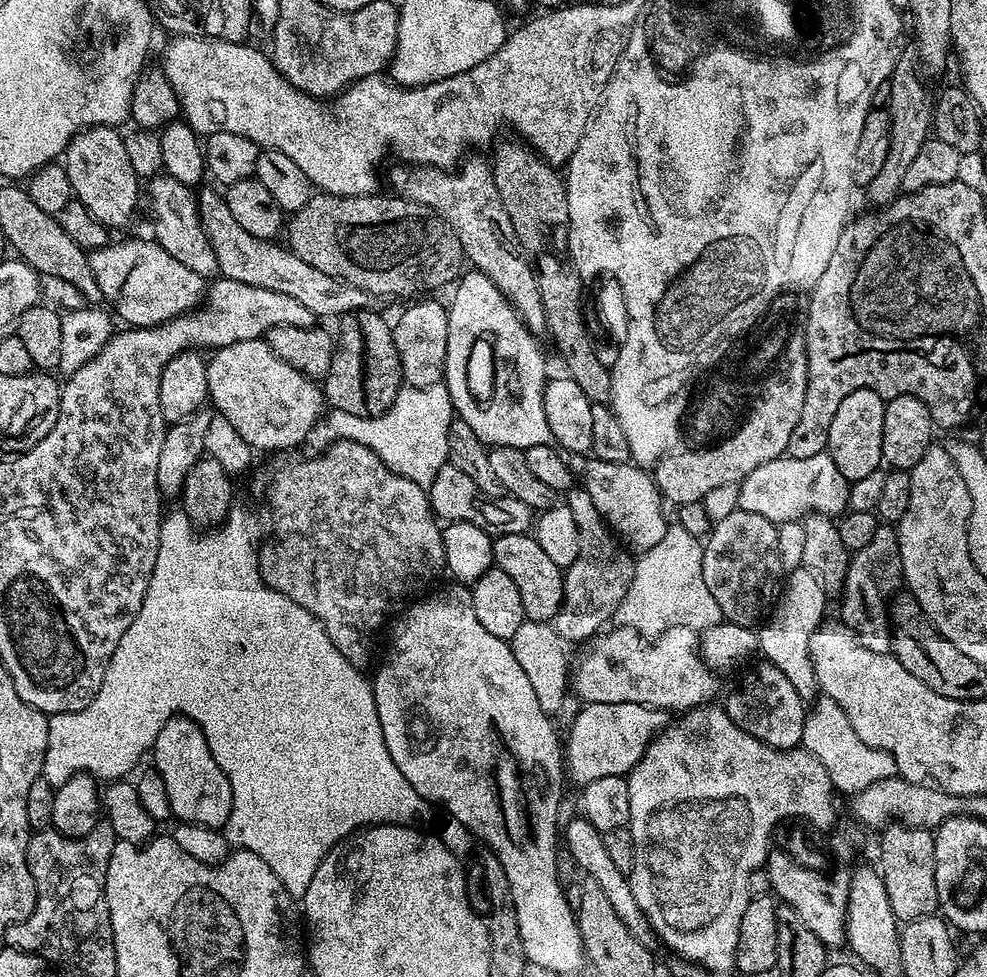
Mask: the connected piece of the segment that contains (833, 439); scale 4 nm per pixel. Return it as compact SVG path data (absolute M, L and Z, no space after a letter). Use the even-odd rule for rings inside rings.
M854 390L854 394L846 394L846 398L842 398L842 406L838 406L834 422L830 422L830 438L826 451L831 456L834 466L842 470L849 482L865 478L881 467L882 418L885 403L884 397L874 390Z

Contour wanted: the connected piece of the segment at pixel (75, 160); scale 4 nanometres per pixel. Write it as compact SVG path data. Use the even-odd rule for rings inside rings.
M115 127L86 128L72 137L62 157L66 174L70 178L72 195L98 218L109 230L124 228L136 212L136 199L142 196L141 177L134 174L126 154L124 136Z

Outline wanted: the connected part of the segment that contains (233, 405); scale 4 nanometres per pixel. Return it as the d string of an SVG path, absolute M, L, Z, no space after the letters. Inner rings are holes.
M261 338L258 340L243 340L242 342L234 342L225 348L215 349L211 353L210 359L207 361L208 366L208 400L211 407L215 409L219 415L226 418L226 422L234 425L234 430L238 430L238 434L242 434L242 438L246 438L246 442L253 450L260 448L264 452L280 452L283 448L296 448L305 439L306 441L311 437L312 429L320 423L322 417L326 412L326 401L321 385L317 383L313 377L302 374L298 370L294 370L294 366L290 366L286 362L282 362L282 358L278 358L278 354L274 354L274 350L270 350L267 339Z

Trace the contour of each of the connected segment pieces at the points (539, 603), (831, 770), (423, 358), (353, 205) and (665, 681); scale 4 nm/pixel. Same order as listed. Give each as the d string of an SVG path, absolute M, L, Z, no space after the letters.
M506 534L495 537L492 542L492 562L495 567L506 570L518 586L518 594L522 597L522 610L529 620L555 621L560 609L564 607L564 574L562 569L554 566L550 558L538 546L535 535Z
M821 695L807 709L804 718L802 746L807 752L814 754L814 758L818 758L818 762L822 762L822 766L828 771L833 789L839 793L842 791L848 792L847 794L855 794L866 790L874 782L885 779L884 763L886 764L886 757L883 752L870 746L866 748L840 748L840 711L842 711L842 706L838 706L838 702L834 702L826 695Z
M420 300L412 304L392 324L394 346L398 350L400 379L409 388L434 386L444 379L446 342L448 341L448 309L436 300Z
M317 191L310 202L302 206L302 210L291 213L286 224L287 247L298 254L302 262L310 262L314 270L322 270L322 274L330 274L330 278L338 278L367 292L372 298L408 296L412 291L420 292L423 288L440 288L448 283L451 285L461 275L466 264L458 234L454 234L452 227L433 208L395 194L380 195L335 196Z
M674 626L666 630L655 642L649 642L633 628L613 627L613 632L604 630L587 645L584 657L575 661L570 676L570 688L580 702L601 704L602 702L634 702L647 708L659 708L669 713L683 714L689 708L698 708L709 703L716 692L717 673L708 668L700 653L701 633L690 626Z

